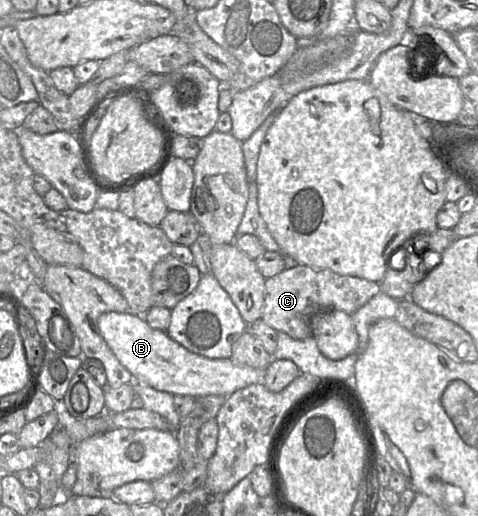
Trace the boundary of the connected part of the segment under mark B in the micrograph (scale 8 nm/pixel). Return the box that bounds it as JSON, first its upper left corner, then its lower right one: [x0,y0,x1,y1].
[97,312,266,398]

